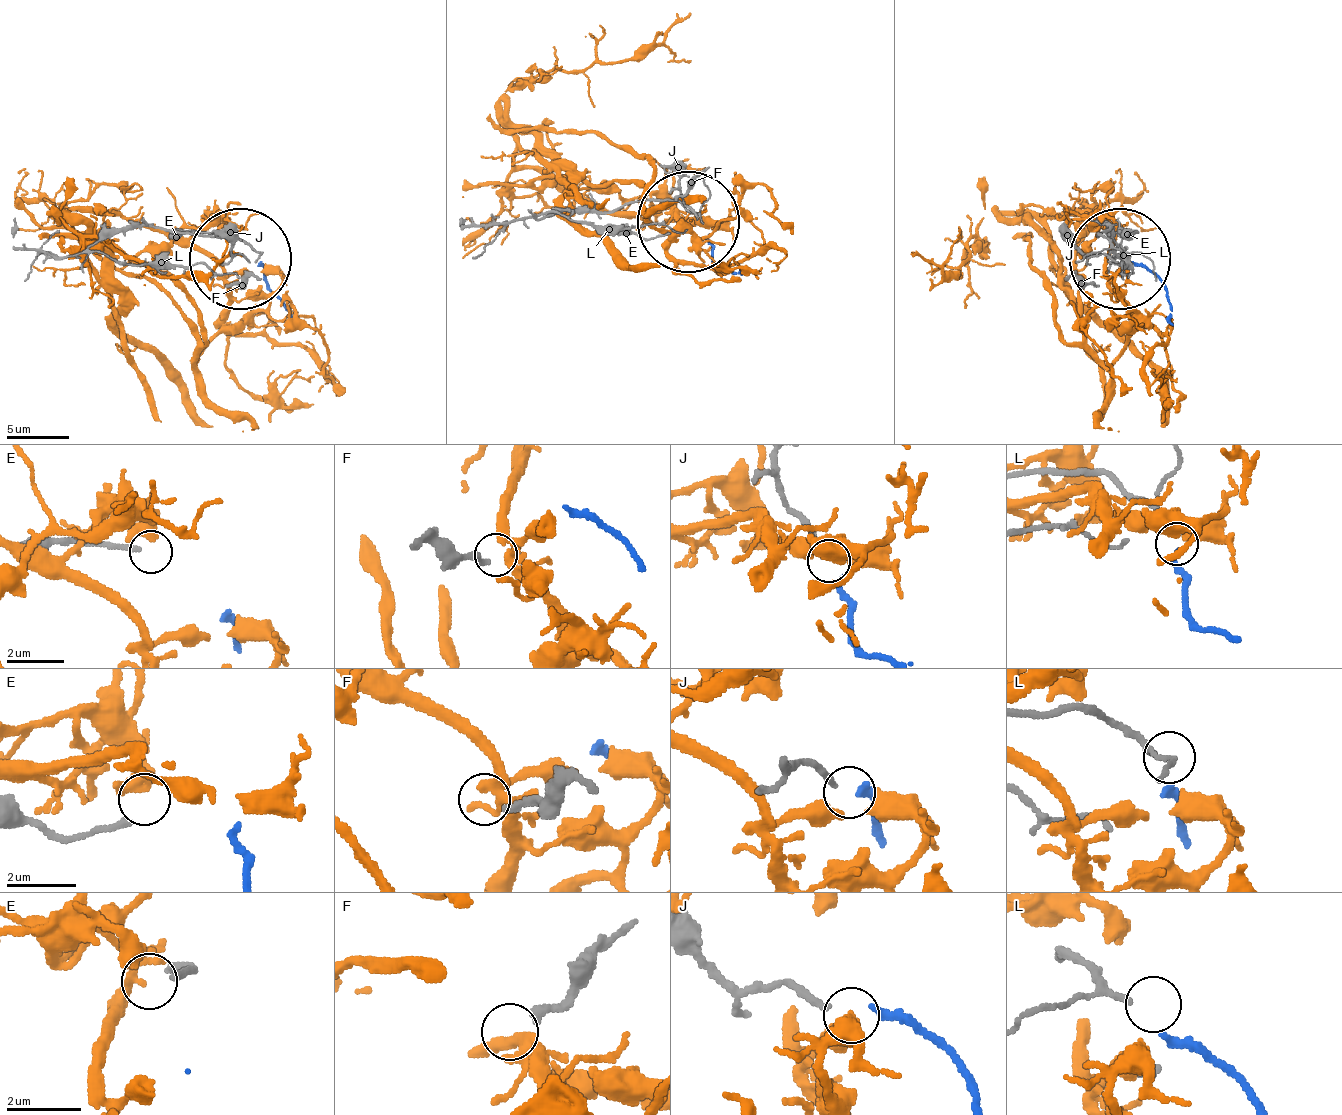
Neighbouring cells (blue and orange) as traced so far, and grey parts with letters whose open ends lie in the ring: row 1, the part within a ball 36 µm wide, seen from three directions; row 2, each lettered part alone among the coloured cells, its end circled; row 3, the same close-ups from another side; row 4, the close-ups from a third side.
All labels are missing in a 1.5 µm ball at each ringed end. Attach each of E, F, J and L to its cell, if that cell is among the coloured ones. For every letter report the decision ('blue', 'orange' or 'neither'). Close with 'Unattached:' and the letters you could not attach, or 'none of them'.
E: neither
F: orange
J: blue
L: neither
Unattached: E, L

